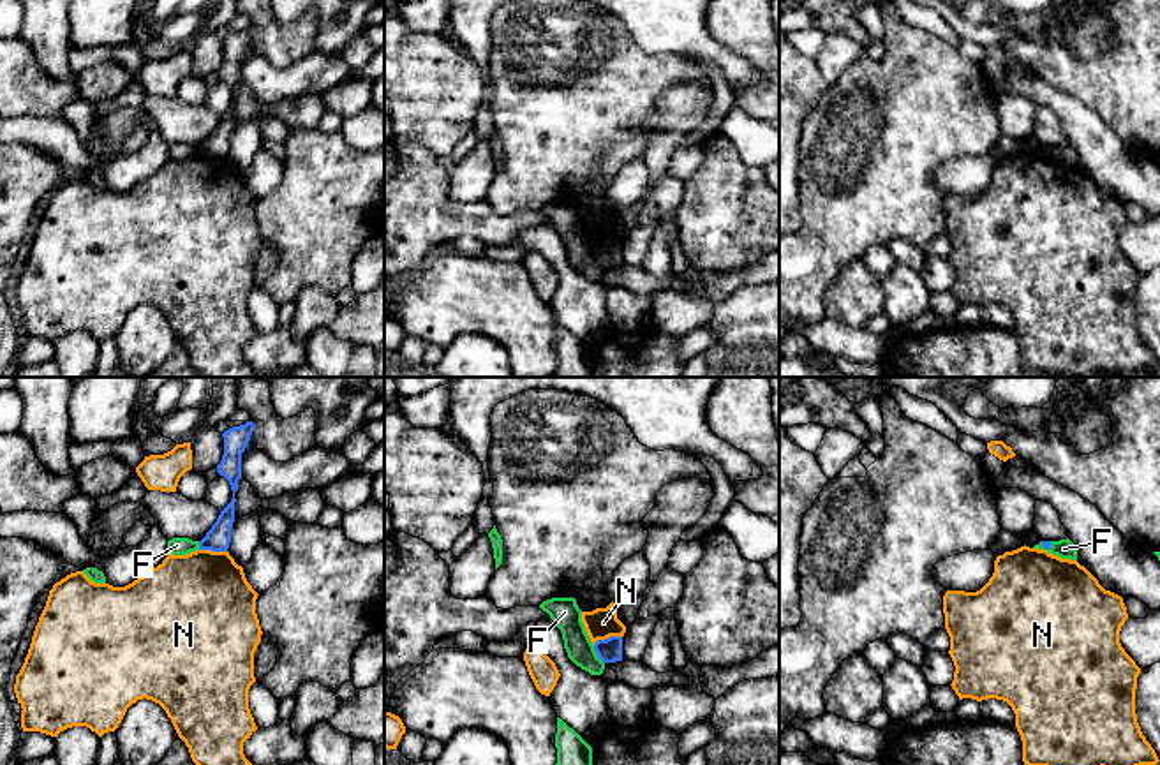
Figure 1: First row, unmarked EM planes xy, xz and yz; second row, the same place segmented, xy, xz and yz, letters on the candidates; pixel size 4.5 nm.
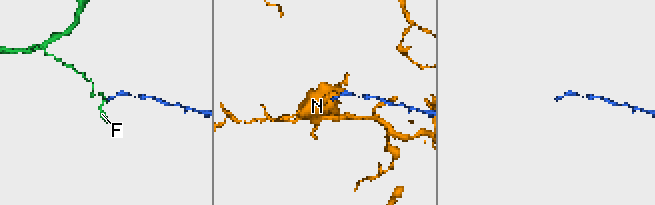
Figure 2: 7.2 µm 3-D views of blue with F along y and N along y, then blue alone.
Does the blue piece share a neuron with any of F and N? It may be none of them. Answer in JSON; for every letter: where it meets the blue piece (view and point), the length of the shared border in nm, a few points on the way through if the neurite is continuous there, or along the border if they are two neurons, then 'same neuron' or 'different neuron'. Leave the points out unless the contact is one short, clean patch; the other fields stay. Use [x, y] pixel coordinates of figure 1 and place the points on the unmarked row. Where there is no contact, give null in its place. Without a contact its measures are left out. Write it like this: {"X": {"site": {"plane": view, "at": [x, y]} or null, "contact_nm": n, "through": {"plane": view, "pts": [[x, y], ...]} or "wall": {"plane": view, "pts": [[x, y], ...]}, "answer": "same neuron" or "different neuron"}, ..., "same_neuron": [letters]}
{"F": {"site": {"plane": "xz", "at": [596, 258]}, "contact_nm": 100, "wall": {"plane": "xz", "pts": [[593, 251], [603, 268]]}, "answer": "different neuron"}, "N": {"site": {"plane": "xz", "at": [607, 244]}, "contact_nm": 140, "answer": "different neuron"}, "same_neuron": []}

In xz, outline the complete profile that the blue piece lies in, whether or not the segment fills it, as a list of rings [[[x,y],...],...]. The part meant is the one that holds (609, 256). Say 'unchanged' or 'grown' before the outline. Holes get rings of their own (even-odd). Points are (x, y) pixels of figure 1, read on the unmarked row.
unchanged; [[[610,241],[606,245],[598,245],[594,256],[603,268],[622,266],[622,243]]]

